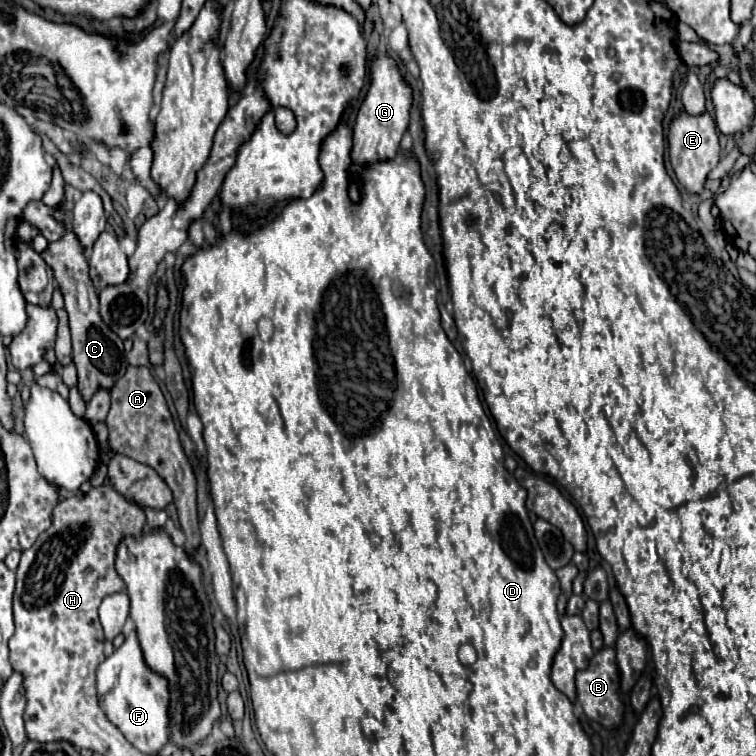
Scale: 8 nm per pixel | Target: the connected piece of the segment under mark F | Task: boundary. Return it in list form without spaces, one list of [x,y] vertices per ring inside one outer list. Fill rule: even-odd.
[[[135,631],[125,637],[125,643],[115,649],[97,669],[97,695],[105,715],[125,739],[145,755],[155,755],[167,739],[167,679],[155,675],[145,663]]]

